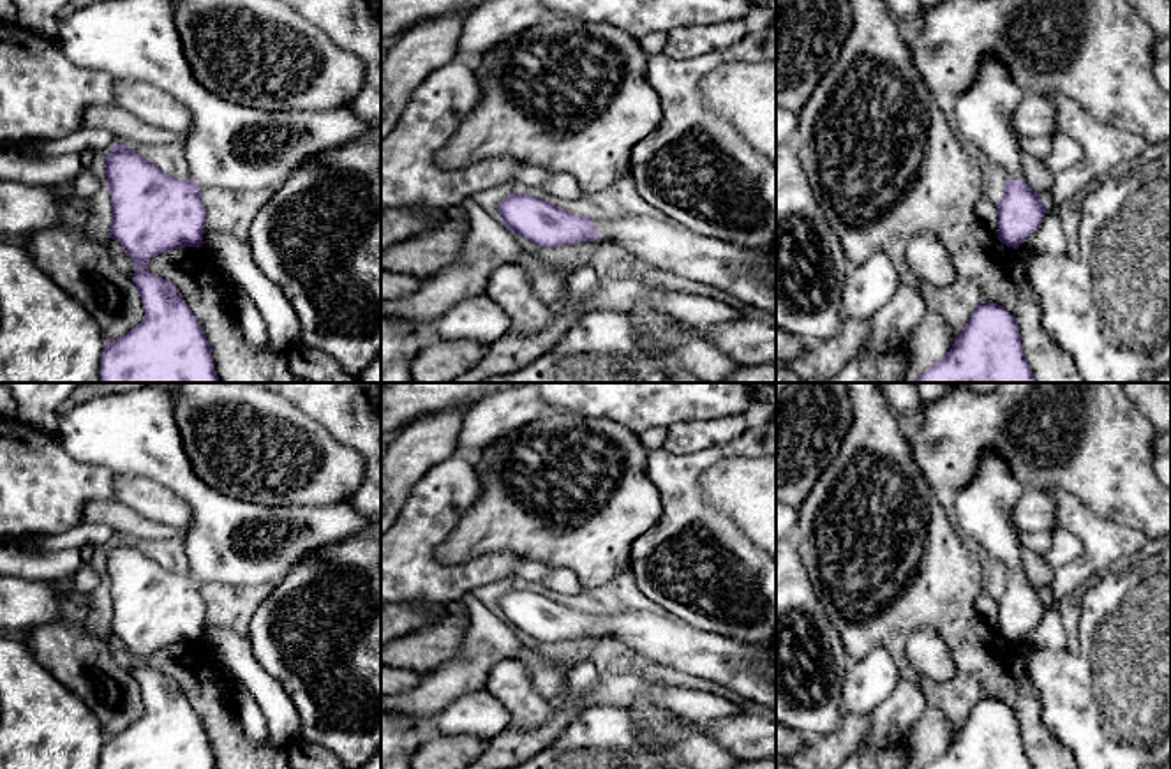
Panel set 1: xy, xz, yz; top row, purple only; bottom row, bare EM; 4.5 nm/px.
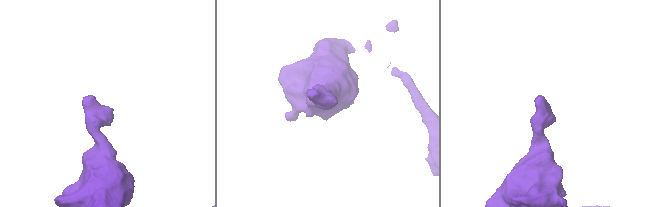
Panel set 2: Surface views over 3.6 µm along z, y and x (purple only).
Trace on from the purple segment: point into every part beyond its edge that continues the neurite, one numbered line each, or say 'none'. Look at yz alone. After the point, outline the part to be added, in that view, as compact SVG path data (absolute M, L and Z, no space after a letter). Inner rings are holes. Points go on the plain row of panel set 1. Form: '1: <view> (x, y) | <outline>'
1: yz (983, 510) | M986 450L973 478L956 494L954 526L984 552L993 556L1007 575L1023 575L1019 531L1012 522L1014 504L1025 487L1007 462Z

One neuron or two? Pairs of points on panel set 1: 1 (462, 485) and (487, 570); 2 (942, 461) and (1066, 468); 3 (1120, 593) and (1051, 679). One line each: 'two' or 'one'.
1: one
2: one
3: one

